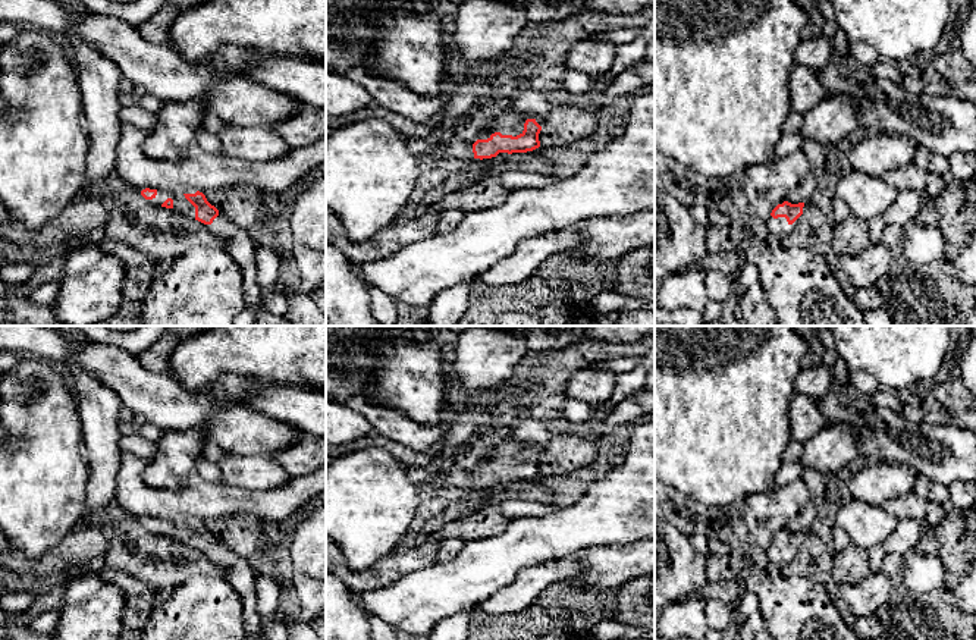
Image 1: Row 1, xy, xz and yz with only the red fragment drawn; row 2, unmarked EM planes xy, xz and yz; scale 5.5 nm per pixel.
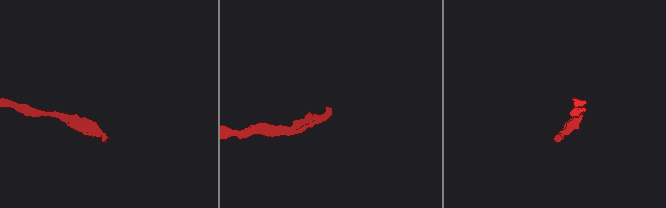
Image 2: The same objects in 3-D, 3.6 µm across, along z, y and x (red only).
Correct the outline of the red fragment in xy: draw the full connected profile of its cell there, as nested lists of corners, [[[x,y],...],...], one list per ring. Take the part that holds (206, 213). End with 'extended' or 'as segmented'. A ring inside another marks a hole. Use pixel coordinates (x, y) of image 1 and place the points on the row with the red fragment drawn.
[[[145,188],[141,191],[141,195],[154,206],[176,210],[189,219],[204,223],[213,235],[227,242],[227,252],[236,260],[242,270],[244,298],[247,307],[252,308],[255,313],[255,326],[291,326],[285,316],[274,316],[263,307],[261,288],[257,283],[257,247],[245,229],[233,225],[197,189],[191,189],[183,195],[176,195],[166,189]]] | extended

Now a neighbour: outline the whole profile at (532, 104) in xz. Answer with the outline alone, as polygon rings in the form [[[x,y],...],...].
[[[522,88],[521,94],[511,100],[508,112],[525,119],[545,119],[550,114],[553,106],[545,98],[542,90]]]

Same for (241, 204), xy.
[[[236,185],[227,189],[208,191],[207,201],[222,211],[233,225],[250,233],[255,247],[280,250],[280,241],[269,229],[269,208],[260,191],[251,185]]]

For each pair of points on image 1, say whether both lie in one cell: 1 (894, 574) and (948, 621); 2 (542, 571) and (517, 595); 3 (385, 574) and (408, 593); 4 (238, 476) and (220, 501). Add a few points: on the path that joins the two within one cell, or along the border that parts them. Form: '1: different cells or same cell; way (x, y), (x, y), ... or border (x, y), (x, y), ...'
1: same cell; way (898, 592), (923, 618), (931, 621)
2: same cell; way (536, 577), (523, 590)
3: different cells; border (426, 567), (363, 593)
4: different cells; border (222, 483), (266, 491)

